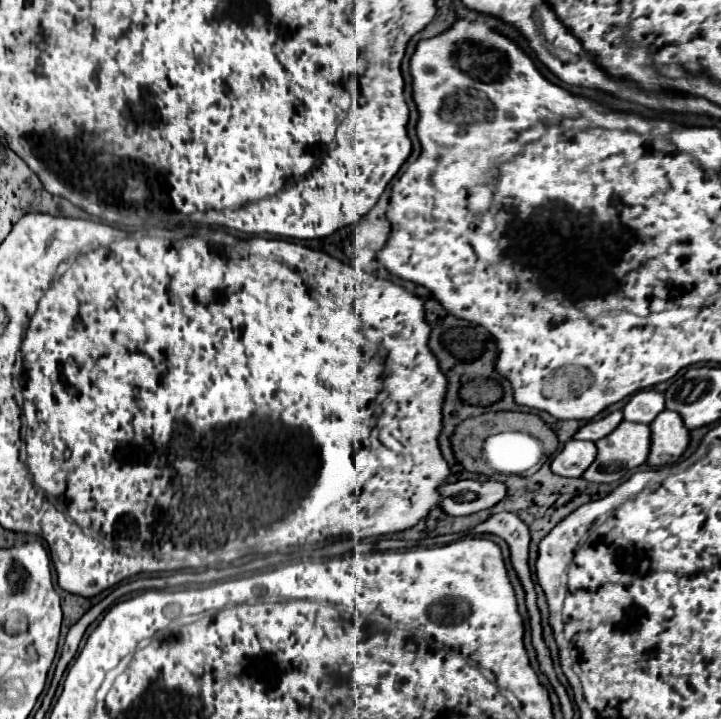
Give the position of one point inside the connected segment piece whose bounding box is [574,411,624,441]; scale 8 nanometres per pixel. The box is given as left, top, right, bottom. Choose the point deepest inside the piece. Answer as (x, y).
(593, 430)

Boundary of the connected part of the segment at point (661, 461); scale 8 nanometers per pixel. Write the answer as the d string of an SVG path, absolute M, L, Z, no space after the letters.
M662 411L650 425L652 449L648 457L650 467L664 467L678 461L688 447L688 429L676 411Z

